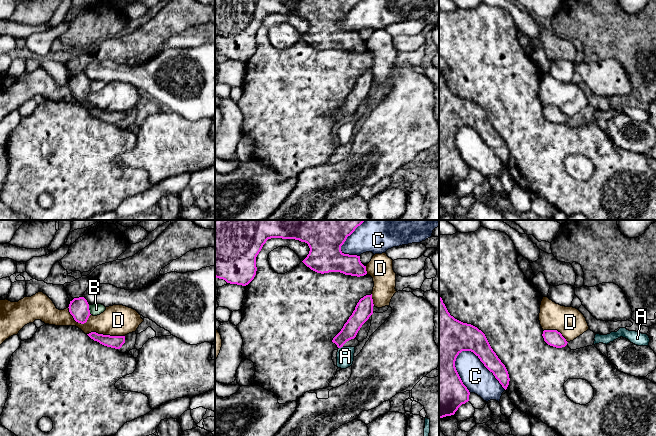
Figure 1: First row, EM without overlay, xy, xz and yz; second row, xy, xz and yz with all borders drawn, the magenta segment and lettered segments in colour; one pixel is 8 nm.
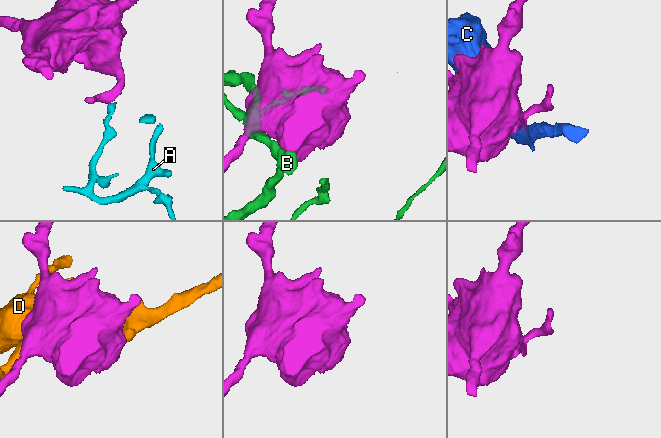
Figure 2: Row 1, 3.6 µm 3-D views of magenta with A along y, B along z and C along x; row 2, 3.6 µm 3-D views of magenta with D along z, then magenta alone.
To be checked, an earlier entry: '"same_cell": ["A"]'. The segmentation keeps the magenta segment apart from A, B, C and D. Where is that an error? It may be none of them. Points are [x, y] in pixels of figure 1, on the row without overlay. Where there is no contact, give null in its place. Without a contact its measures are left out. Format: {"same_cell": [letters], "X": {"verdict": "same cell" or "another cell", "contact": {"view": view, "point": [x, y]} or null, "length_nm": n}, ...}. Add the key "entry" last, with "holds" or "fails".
{"same_cell": [], "A": {"verdict": "another cell", "contact": {"view": "xz", "point": [340, 123]}, "length_nm": 40}, "B": {"verdict": "another cell", "contact": {"view": "xy", "point": [89, 86]}, "length_nm": 80}, "C": {"verdict": "another cell", "contact": {"view": "yz", "point": [483, 139]}, "length_nm": 480}, "D": {"verdict": "another cell", "contact": {"view": "xy", "point": [106, 111]}, "length_nm": 300}, "entry": "fails"}

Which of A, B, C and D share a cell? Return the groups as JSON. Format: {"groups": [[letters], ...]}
{"groups": [["A"], ["B"], ["C"], ["D"]]}

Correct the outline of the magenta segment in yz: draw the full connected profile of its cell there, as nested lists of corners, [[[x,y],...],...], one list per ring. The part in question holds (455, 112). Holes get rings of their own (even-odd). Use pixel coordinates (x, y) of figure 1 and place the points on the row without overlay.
[[[439,72],[439,194],[454,191],[462,180],[469,177],[470,168],[455,143],[456,134],[462,127],[473,128],[507,165],[508,147],[485,110],[451,92]]]

